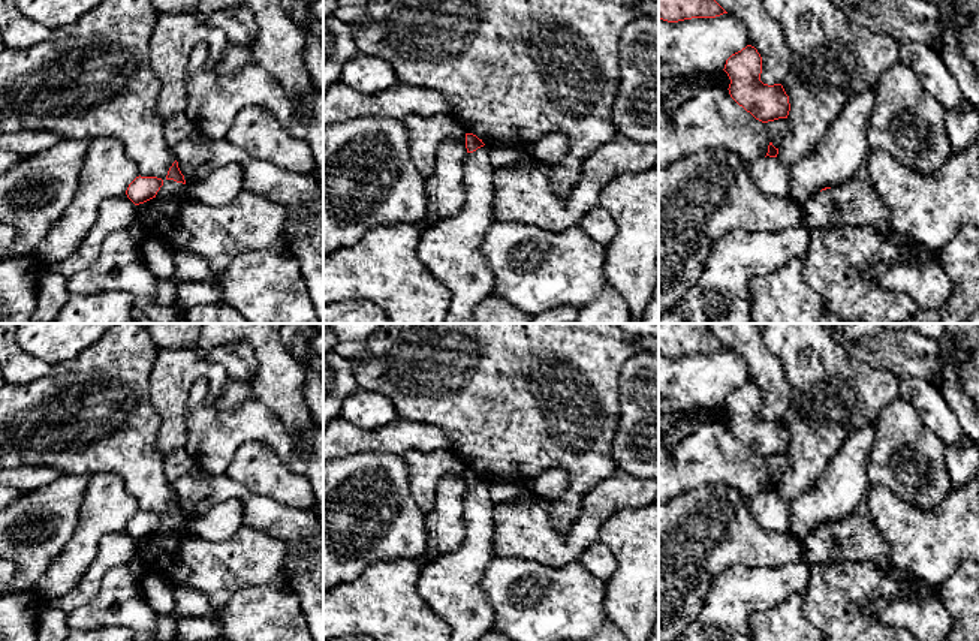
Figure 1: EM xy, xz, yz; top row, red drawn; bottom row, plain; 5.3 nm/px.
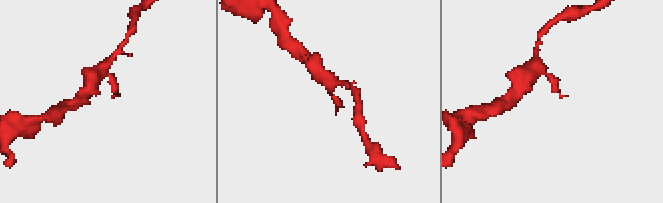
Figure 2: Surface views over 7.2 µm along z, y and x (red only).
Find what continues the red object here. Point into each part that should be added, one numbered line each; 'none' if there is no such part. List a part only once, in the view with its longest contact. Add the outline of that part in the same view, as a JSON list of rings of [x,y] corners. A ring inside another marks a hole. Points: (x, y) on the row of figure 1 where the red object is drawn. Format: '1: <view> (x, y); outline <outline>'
none

